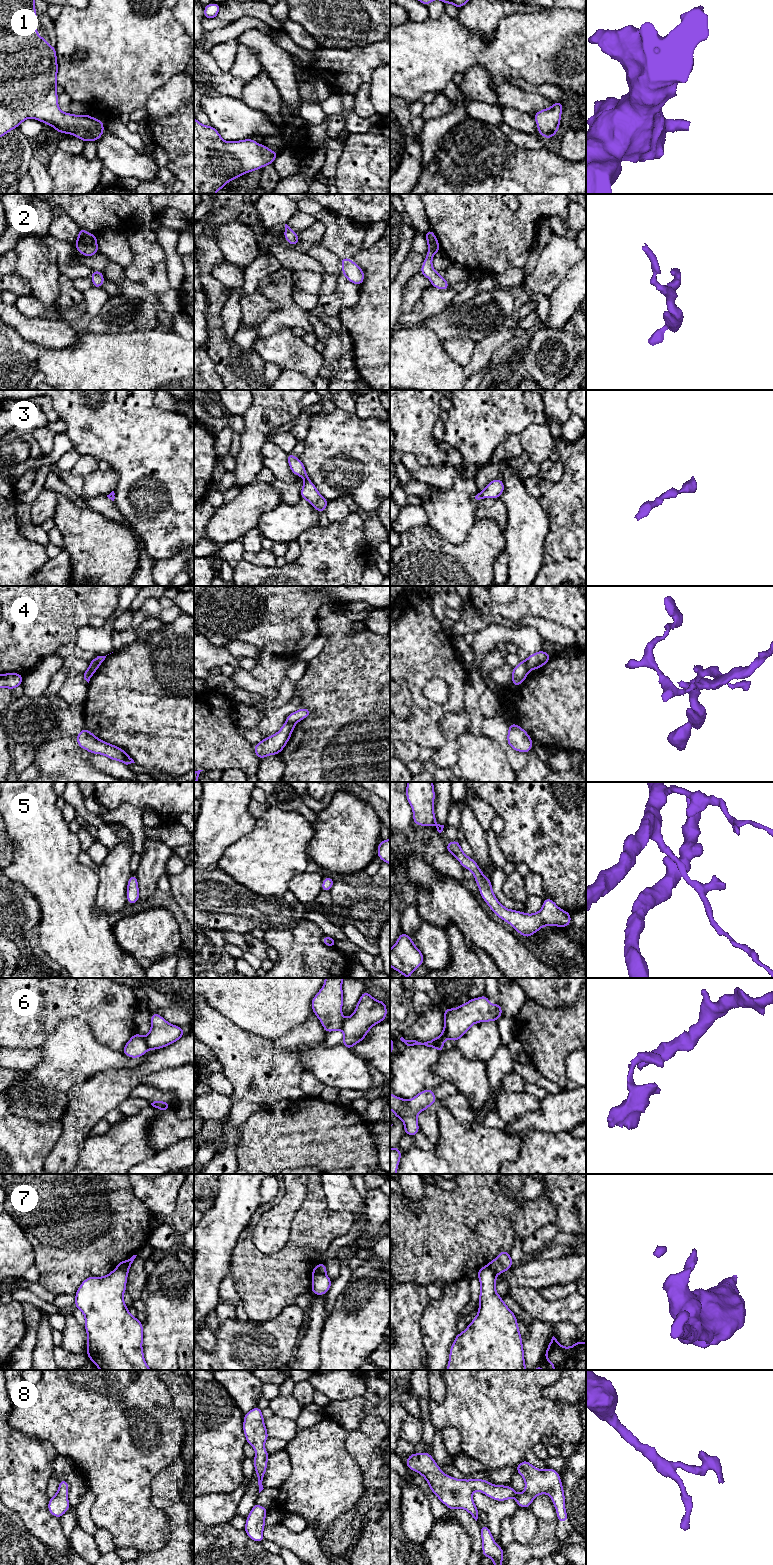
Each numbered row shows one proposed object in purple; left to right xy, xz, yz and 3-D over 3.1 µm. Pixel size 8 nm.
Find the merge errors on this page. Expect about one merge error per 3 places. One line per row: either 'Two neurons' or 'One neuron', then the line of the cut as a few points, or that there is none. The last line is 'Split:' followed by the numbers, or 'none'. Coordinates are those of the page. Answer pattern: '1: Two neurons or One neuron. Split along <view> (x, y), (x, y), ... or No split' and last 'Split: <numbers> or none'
1: One neuron. No split
2: One neuron. No split
3: One neuron. No split
4: Two neurons. Split along xz (286, 721), (294, 725)
5: One neuron. No split
6: Two neurons. Split along xy (144, 1037), (149, 1048)
7: Two neurons. Split along xz (325, 1273), (313, 1275)
8: One neuron. No split
Split: 4, 6, 7

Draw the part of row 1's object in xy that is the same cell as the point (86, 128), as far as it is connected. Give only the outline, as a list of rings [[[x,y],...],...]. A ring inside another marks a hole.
[[[0,0],[0,138],[18,128],[28,118],[52,126],[57,133],[68,133],[84,142],[96,142],[102,136],[105,131],[104,120],[97,120],[89,114],[74,115],[60,110],[56,91],[57,73],[56,46],[51,47],[46,39],[37,33],[35,0]]]

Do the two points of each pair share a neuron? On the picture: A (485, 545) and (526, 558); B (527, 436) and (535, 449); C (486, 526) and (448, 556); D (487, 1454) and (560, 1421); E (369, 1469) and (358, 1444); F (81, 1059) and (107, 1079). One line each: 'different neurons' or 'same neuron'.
A: different neurons
B: same neuron
C: same neuron
D: same neuron
E: same neuron
F: different neurons

